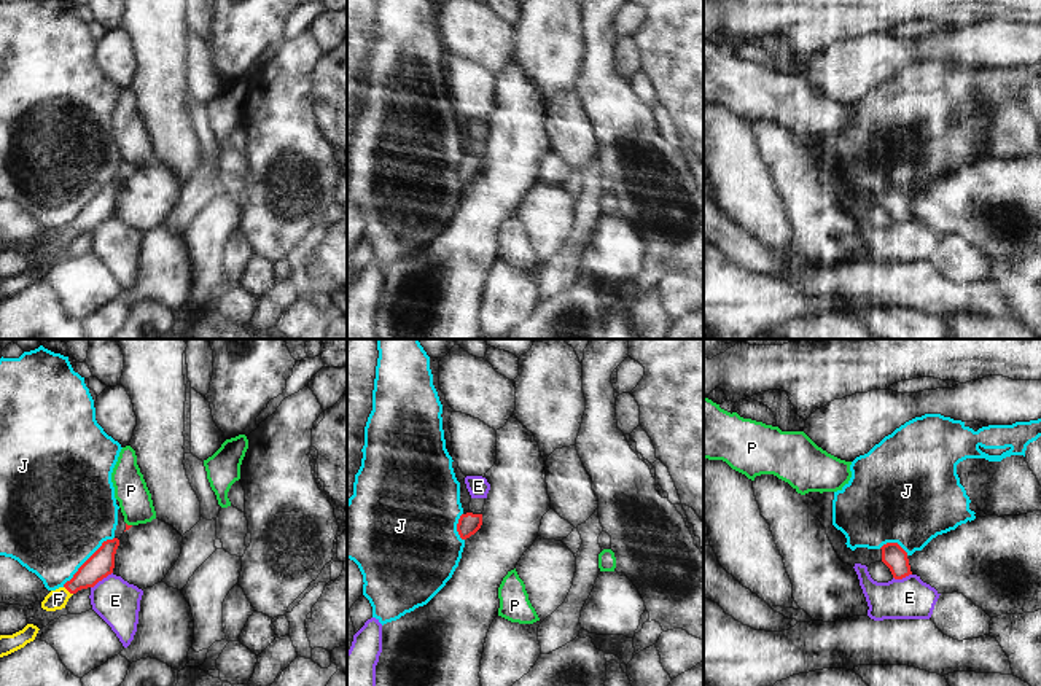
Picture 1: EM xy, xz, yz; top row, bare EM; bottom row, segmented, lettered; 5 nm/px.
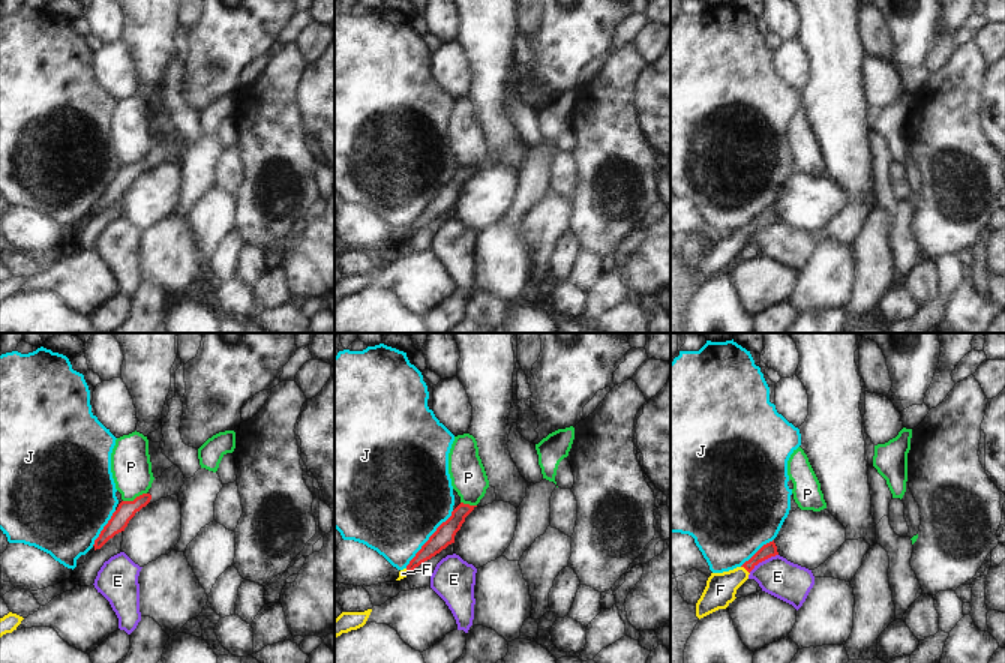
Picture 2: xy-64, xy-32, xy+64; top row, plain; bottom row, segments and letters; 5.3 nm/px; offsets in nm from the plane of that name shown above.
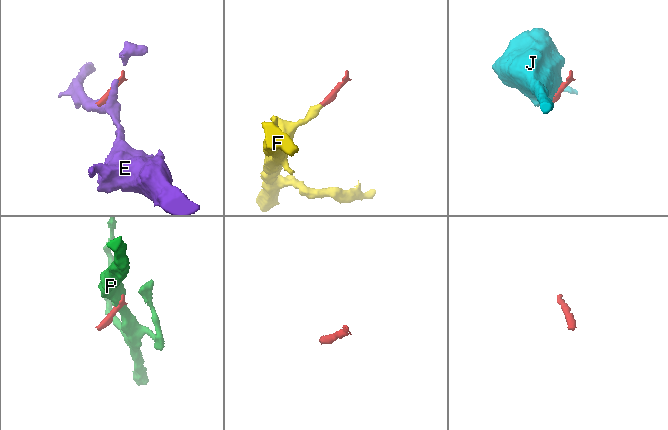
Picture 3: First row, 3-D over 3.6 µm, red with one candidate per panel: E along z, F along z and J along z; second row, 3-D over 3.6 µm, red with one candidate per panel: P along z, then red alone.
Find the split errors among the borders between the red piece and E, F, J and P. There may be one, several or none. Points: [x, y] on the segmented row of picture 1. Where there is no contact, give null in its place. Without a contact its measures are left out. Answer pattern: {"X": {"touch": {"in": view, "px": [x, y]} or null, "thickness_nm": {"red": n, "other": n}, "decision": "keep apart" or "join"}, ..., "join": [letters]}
{"E": {"touch": {"in": "xy", "px": [101, 580]}, "thickness_nm": {"red": 140, "other": 220}, "decision": "keep apart"}, "F": {"touch": {"in": "xy", "px": [69, 591]}, "thickness_nm": {"red": 140, "other": 100}, "decision": "join"}, "J": {"touch": {"in": "xy", "px": [88, 559]}, "thickness_nm": {"red": 140, "other": 500}, "decision": "keep apart"}, "P": {"touch": {"in": "xy", "px": [129, 526]}, "thickness_nm": {"red": 20, "other": 170}, "decision": "keep apart"}, "join": ["F"]}

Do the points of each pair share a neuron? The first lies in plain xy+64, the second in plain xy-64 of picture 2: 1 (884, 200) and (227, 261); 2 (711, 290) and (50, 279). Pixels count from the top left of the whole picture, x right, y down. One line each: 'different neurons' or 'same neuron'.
1: same neuron
2: different neurons

